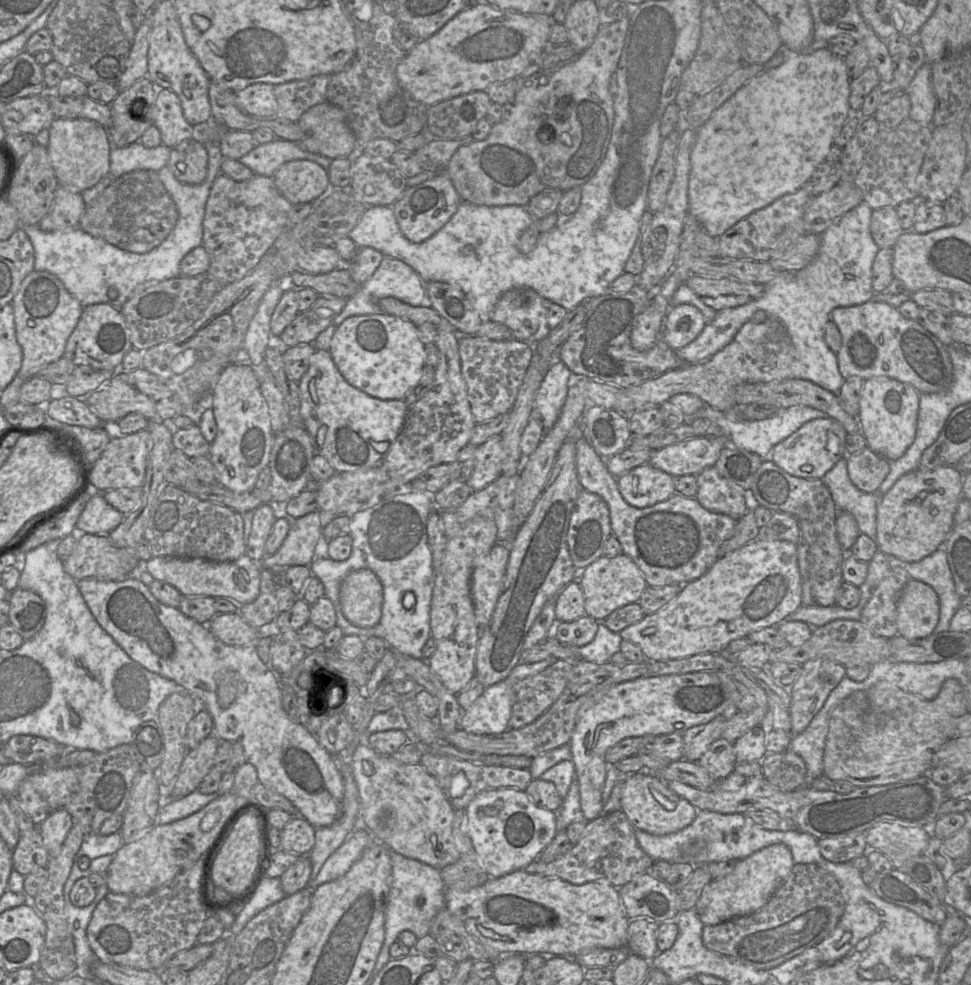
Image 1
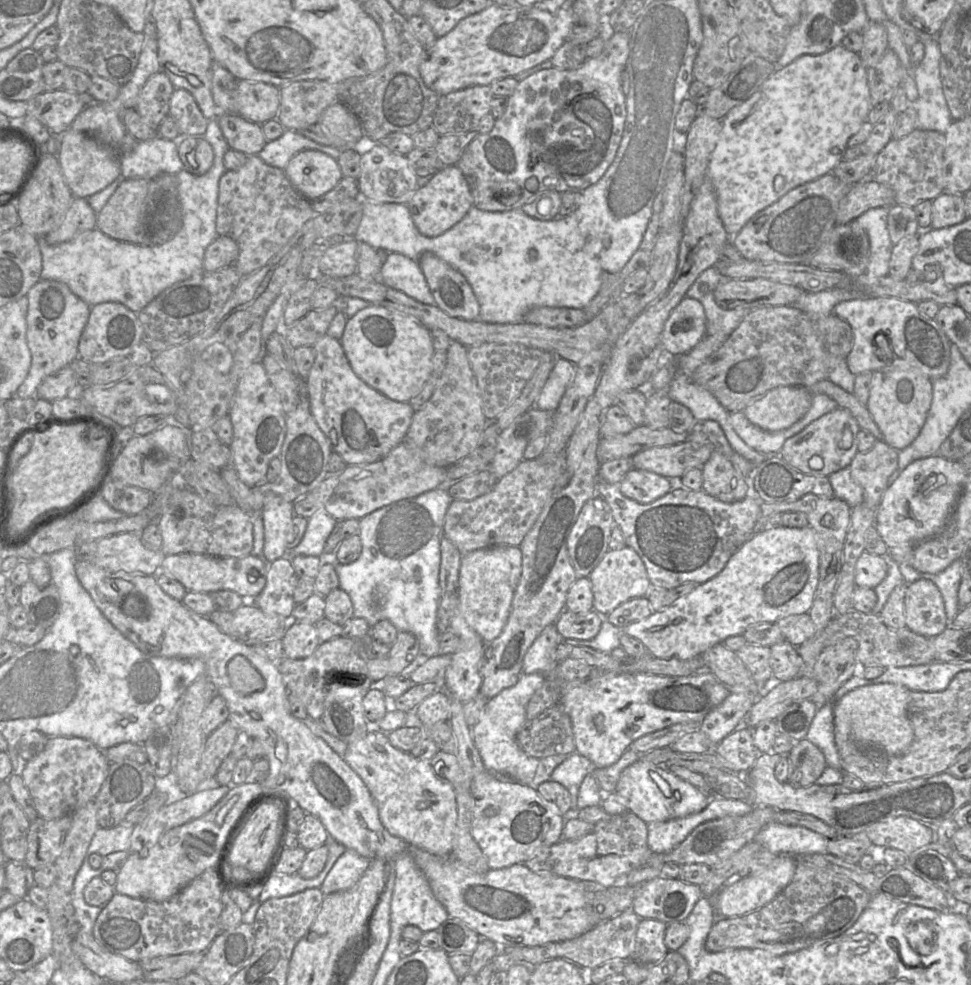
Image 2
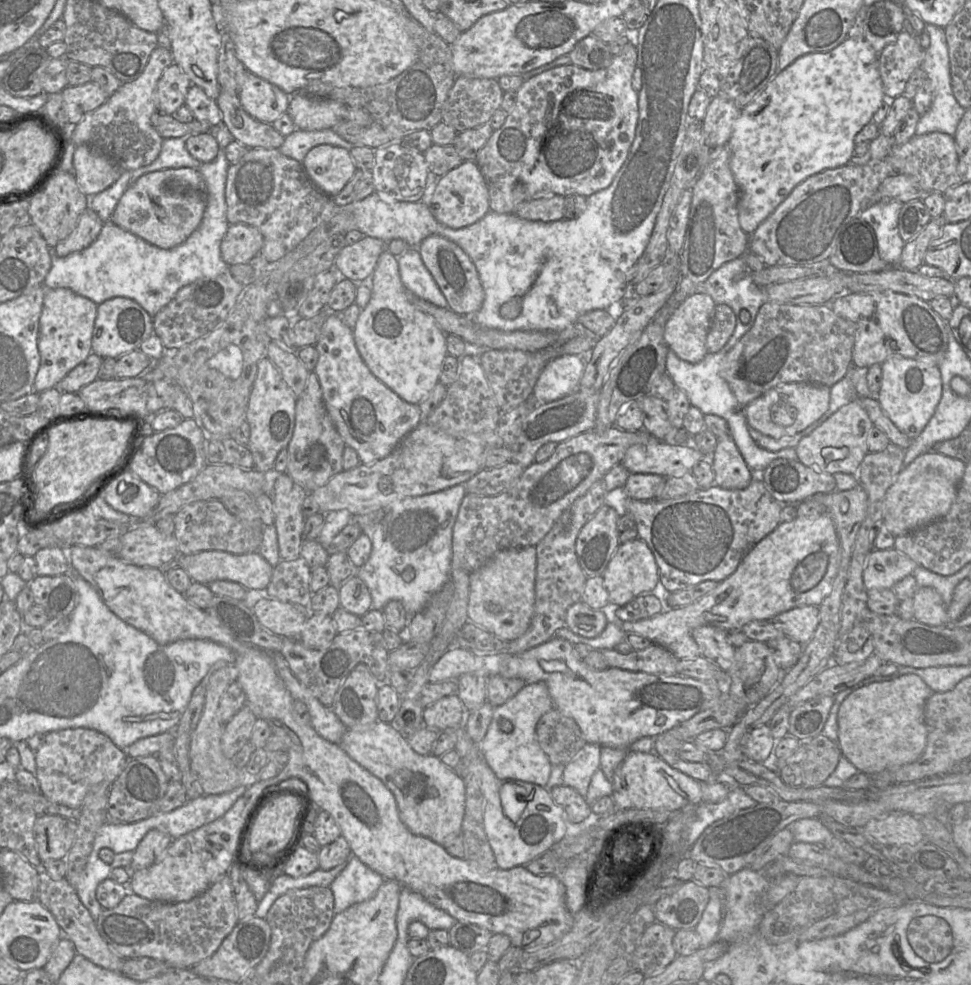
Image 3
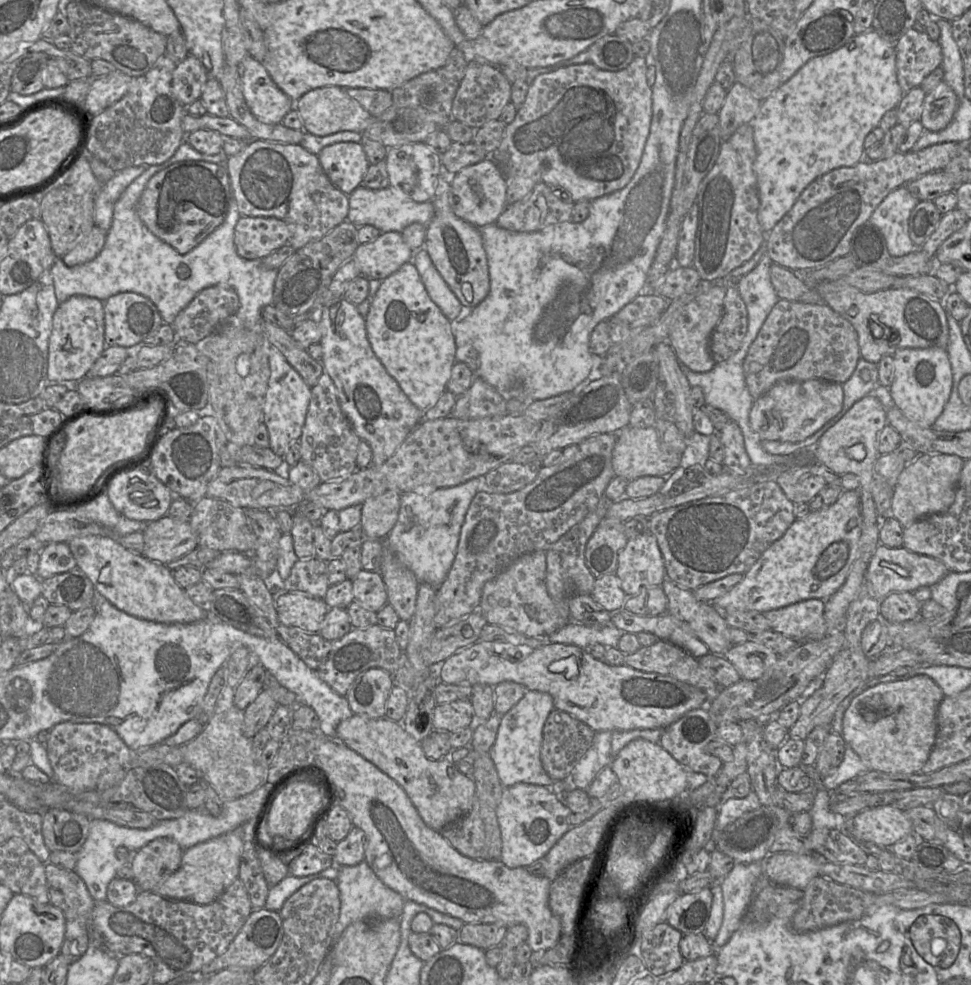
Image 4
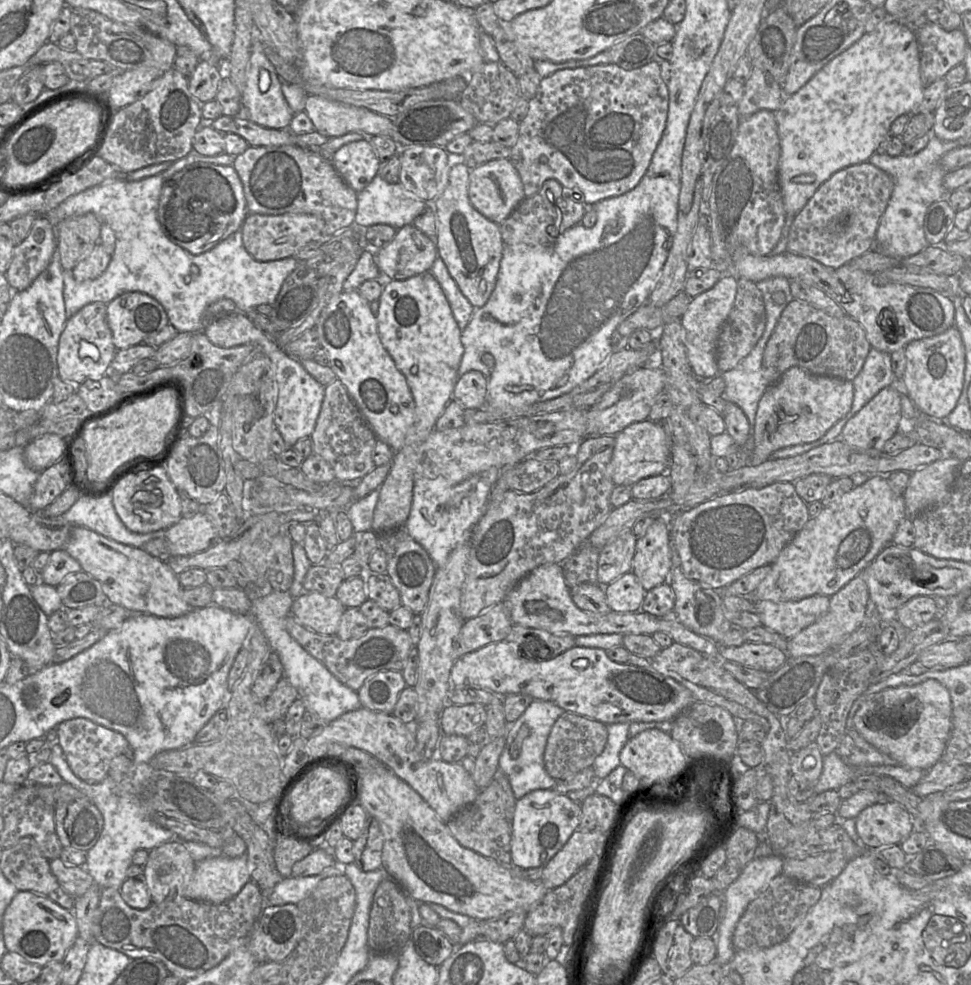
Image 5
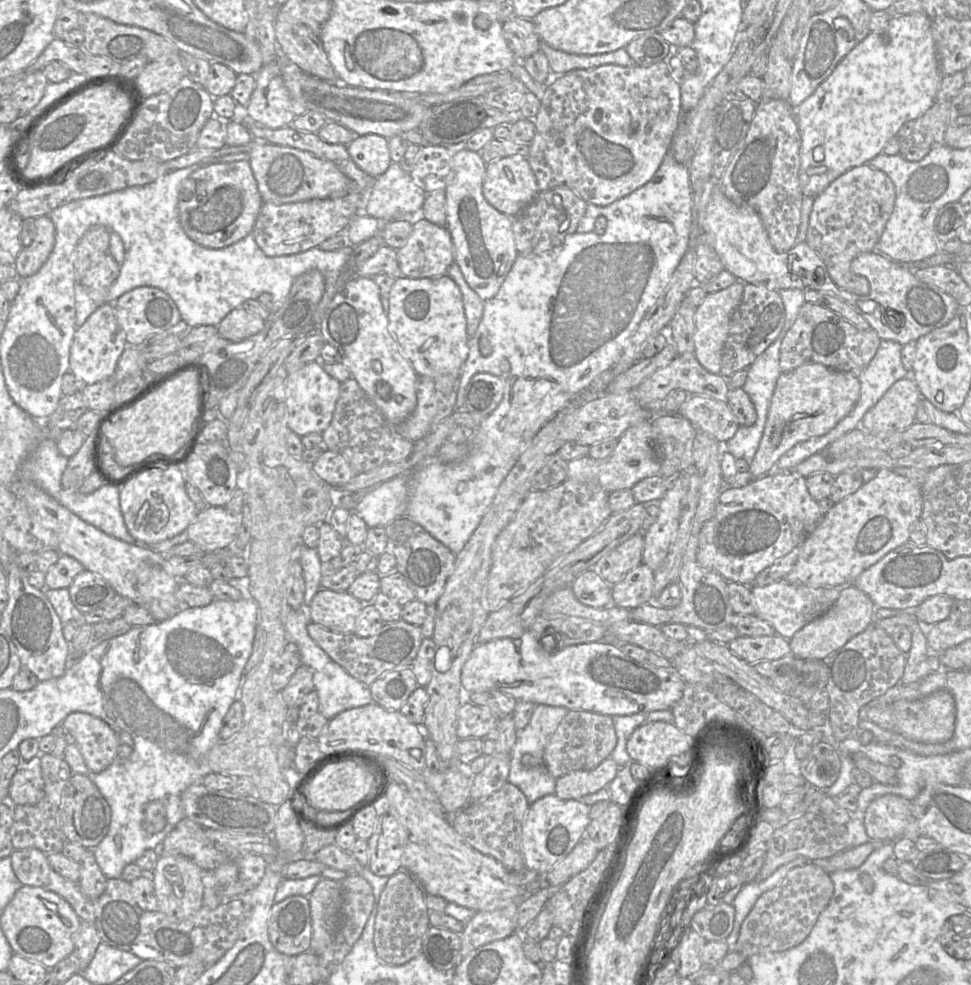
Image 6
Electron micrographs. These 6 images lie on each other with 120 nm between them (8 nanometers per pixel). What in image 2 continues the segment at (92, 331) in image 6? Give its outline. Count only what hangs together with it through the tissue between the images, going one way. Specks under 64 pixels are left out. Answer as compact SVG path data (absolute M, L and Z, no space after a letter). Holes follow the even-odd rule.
M39 280L26 294L26 342L31 353L28 374L16 391L16 397L35 397L40 382L51 373L68 366L78 357L78 343L87 323L91 306L75 295L63 282Z

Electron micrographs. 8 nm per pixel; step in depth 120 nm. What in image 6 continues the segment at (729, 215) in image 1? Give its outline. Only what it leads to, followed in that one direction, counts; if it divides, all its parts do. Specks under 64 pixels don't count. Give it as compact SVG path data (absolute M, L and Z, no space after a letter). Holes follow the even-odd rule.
M923 12L890 18L883 31L870 32L838 63L814 93L793 110L801 134L799 179L805 196L817 197L839 176L881 154L888 140L898 134L904 123L915 121L936 102L943 74L931 24L932 19Z

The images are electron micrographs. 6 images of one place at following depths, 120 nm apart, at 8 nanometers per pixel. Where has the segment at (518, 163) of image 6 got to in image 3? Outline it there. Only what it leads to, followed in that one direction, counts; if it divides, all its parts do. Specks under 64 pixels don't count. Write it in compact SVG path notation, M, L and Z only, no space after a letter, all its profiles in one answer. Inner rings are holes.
M465 161L440 177L428 207L439 223L453 229L470 226L490 212L488 188L476 162Z

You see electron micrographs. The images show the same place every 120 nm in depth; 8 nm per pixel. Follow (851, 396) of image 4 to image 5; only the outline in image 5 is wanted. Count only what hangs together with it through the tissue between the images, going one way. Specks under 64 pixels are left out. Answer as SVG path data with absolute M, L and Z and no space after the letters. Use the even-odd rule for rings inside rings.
M871 348L864 365L858 375L852 380L854 397L850 411L837 421L820 439L806 446L784 450L777 453L776 459L788 458L805 453L815 447L840 438L843 427L865 404L880 390L890 386L895 381L891 367L891 356Z

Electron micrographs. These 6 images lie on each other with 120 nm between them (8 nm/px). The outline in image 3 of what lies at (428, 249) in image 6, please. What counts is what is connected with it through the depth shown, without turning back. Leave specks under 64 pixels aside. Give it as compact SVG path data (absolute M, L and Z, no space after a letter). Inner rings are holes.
M364 237L360 241L346 245L337 255L334 268L342 278L355 283L370 281L379 256L386 250L386 242L372 237Z

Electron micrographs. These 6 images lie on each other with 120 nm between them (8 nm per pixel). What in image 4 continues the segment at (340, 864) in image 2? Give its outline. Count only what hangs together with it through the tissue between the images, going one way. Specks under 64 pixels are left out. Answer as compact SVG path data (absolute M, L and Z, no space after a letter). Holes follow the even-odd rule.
M365 861L354 866L340 867L336 883L340 893L341 907L335 929L335 942L345 929L356 921L371 918L400 919L406 899L379 879Z

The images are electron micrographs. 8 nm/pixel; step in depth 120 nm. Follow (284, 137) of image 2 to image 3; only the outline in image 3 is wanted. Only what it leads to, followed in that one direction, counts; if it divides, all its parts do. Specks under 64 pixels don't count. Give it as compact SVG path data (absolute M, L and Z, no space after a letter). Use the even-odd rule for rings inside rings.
M296 128L291 134L285 136L283 144L278 149L282 154L302 162L310 149L321 144L347 150L354 147L332 129L307 131Z

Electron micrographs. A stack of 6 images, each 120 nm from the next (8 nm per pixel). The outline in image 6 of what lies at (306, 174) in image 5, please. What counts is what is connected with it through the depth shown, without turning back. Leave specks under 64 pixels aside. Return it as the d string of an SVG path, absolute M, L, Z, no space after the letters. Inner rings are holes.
M259 143L249 153L249 163L264 202L284 204L312 199L339 198L356 188L354 182L332 162L289 146Z

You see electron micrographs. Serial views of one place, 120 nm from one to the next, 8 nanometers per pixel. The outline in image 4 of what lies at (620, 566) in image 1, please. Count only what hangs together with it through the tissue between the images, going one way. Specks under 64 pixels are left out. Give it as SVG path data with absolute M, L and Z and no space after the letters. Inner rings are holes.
M645 533L628 539L626 546L618 555L618 565L615 575L621 581L621 587L627 597L632 597L651 587L662 587L666 579L665 563L652 533Z

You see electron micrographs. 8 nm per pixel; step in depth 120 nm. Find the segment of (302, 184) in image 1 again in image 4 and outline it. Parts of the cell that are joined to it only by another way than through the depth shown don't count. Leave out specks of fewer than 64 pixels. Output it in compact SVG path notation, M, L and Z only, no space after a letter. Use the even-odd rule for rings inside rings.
M360 143L332 144L324 147L317 157L330 181L347 195L361 186L370 166Z

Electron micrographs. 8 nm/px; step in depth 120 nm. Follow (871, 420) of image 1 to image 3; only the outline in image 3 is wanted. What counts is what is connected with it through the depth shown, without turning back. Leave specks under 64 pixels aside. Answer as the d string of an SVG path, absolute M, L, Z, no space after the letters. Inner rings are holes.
M892 356L882 364L882 383L877 400L896 427L915 439L933 416L942 396L939 365L916 359Z

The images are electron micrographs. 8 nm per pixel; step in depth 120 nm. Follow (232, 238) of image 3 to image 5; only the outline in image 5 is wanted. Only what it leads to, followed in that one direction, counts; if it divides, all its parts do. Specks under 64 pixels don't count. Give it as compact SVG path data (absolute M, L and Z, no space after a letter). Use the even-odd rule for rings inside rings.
M248 213L242 226L242 242L246 251L257 261L280 260L292 257L312 240L321 238L324 220L313 214L286 213L263 215Z

